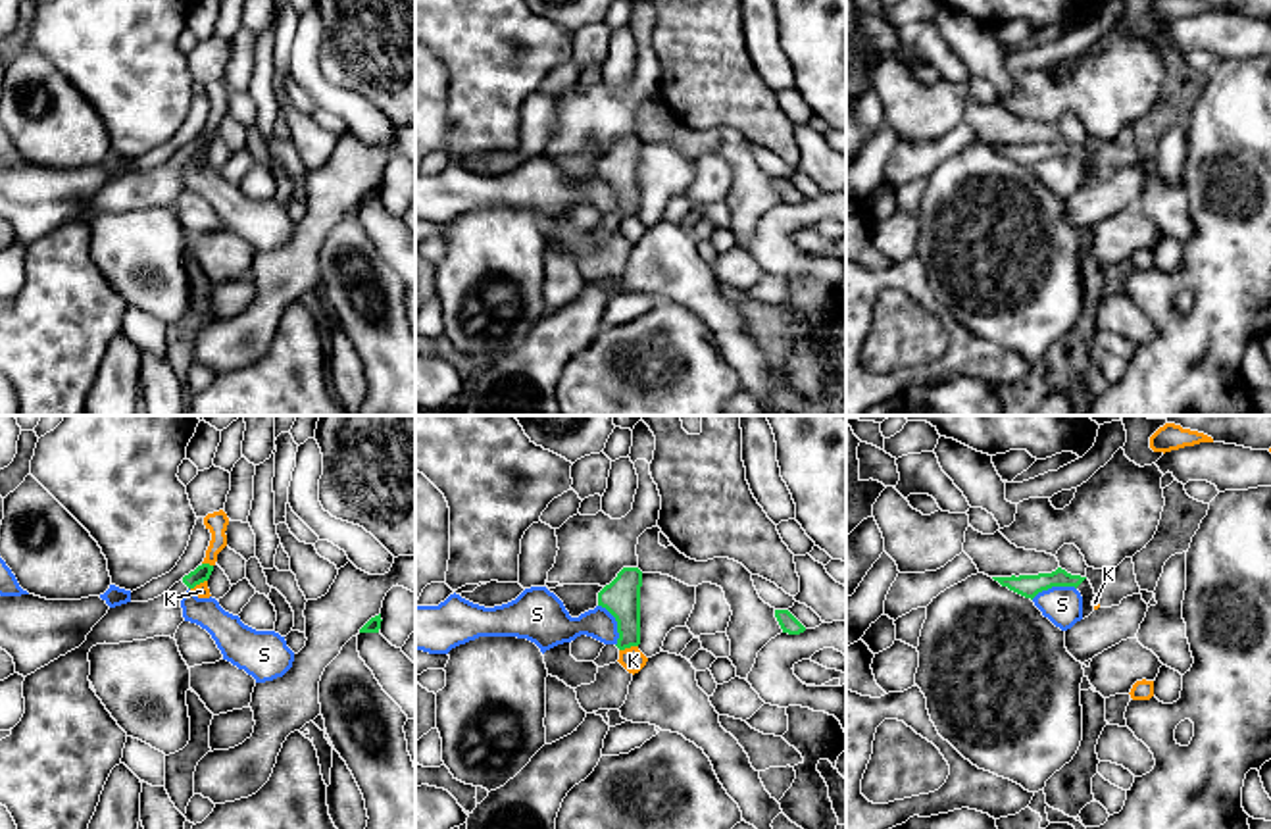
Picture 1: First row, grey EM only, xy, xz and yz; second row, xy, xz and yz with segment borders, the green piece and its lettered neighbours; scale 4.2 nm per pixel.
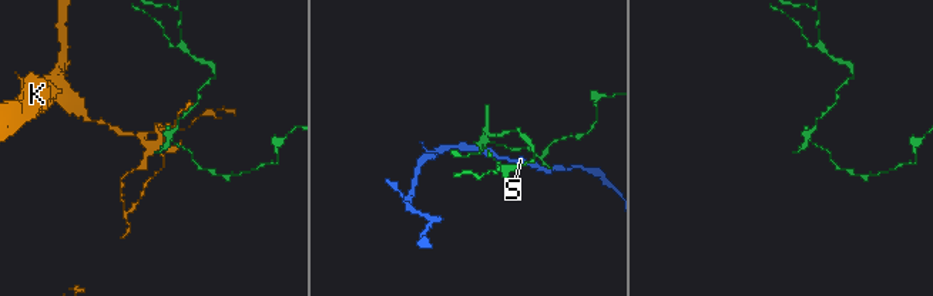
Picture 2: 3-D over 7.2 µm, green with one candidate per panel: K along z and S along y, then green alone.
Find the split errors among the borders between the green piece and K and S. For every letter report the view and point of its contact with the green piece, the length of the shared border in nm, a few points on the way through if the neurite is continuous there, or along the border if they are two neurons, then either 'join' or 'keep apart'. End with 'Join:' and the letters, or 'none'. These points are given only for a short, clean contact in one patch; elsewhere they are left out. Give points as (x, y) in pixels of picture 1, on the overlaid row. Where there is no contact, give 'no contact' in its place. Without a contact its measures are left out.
K: meets green in xz at (627, 647); contact 80 nm long; keep apart
S: meets green in yz at (1052, 585); contact 200 nm long; border along yz (1075, 587), (1048, 587), (1031, 599); keep apart
Join: none

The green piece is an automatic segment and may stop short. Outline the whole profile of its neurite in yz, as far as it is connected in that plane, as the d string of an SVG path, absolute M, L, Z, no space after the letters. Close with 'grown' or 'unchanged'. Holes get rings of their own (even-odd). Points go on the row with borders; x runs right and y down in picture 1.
M1058 567L1052 573L1038 573L1038 575L1011 575L1011 577L992 577L1002 587L1025 596L1034 598L1038 592L1048 590L1052 587L1075 587L1083 596L1083 619L1094 612L1094 589L1086 577L1071 575L1065 569Z; grown

